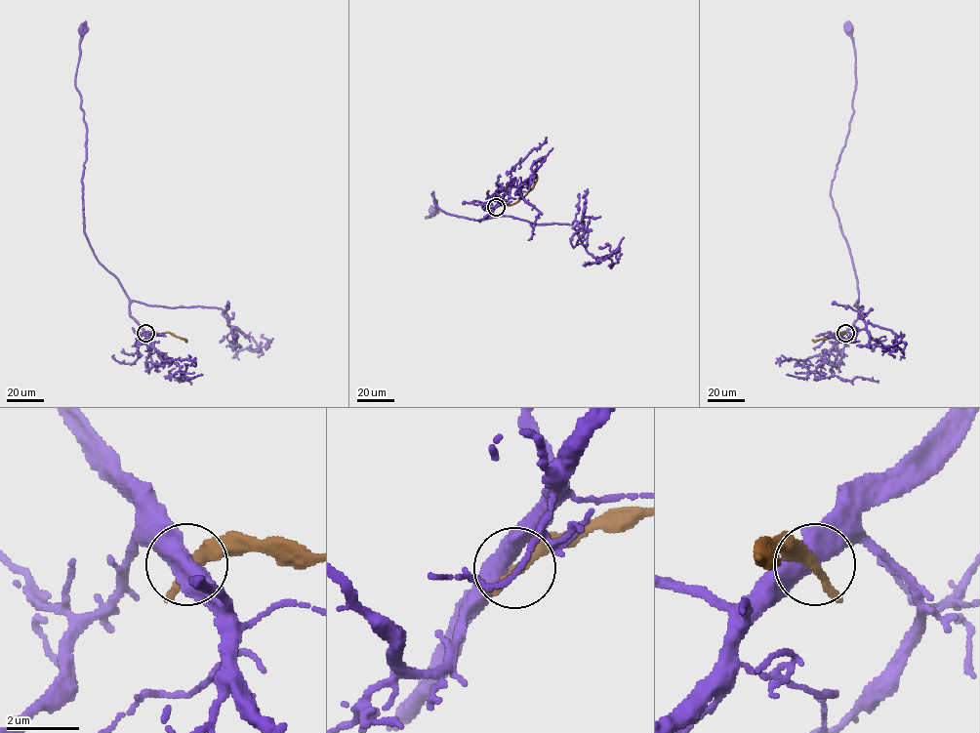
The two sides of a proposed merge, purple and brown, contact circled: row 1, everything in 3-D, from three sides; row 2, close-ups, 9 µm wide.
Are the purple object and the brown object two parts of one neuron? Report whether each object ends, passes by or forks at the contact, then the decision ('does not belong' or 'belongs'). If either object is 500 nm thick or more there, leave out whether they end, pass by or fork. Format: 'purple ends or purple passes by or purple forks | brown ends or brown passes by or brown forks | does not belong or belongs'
does not belong

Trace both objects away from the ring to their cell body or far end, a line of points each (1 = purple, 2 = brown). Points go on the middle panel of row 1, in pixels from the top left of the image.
1: (496, 207), (479, 220), (447, 214), (434, 204), (433, 191), (437, 211), (426, 217), (432, 209)
2: (496, 207), (511, 205), (521, 199), (534, 185), (536, 174)

